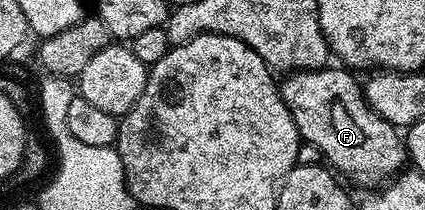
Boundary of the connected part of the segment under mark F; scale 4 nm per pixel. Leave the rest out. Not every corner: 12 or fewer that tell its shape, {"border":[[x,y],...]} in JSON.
{"border":[[345,66],[287,74],[299,136],[339,176],[407,166],[399,128]]}

